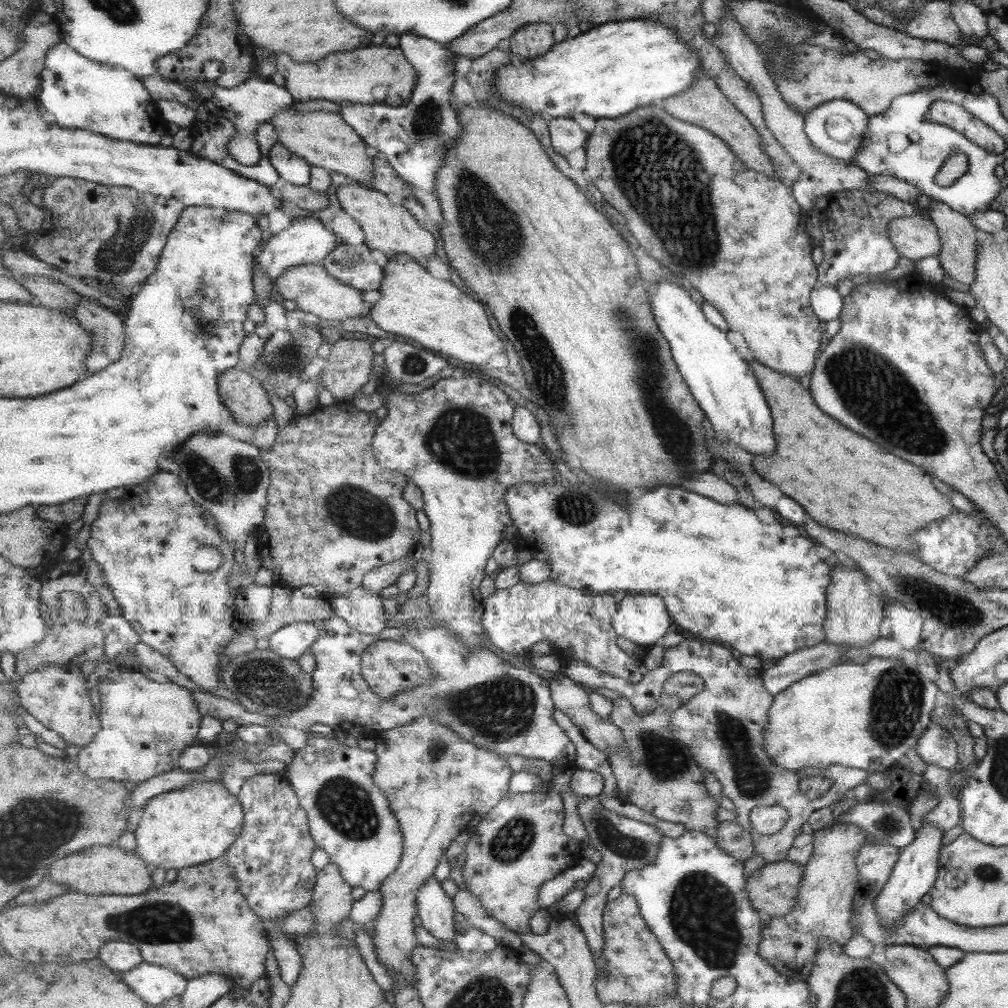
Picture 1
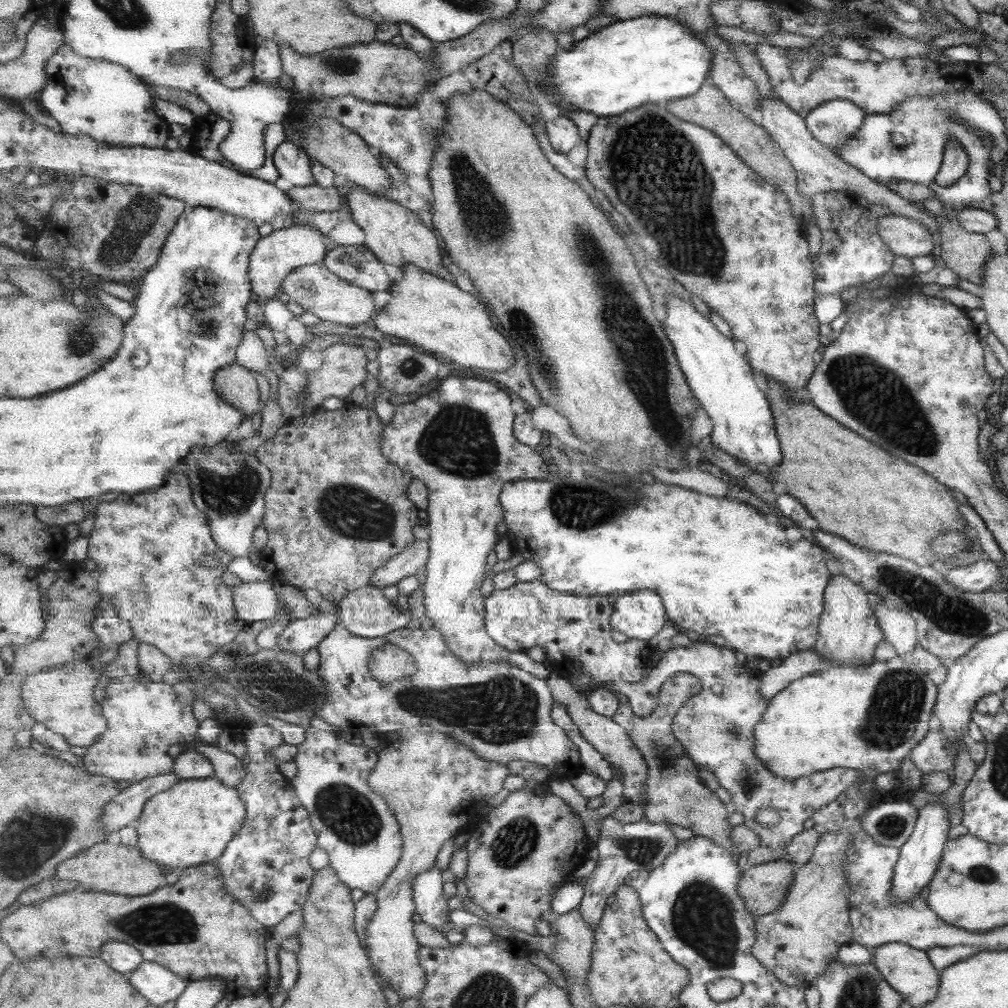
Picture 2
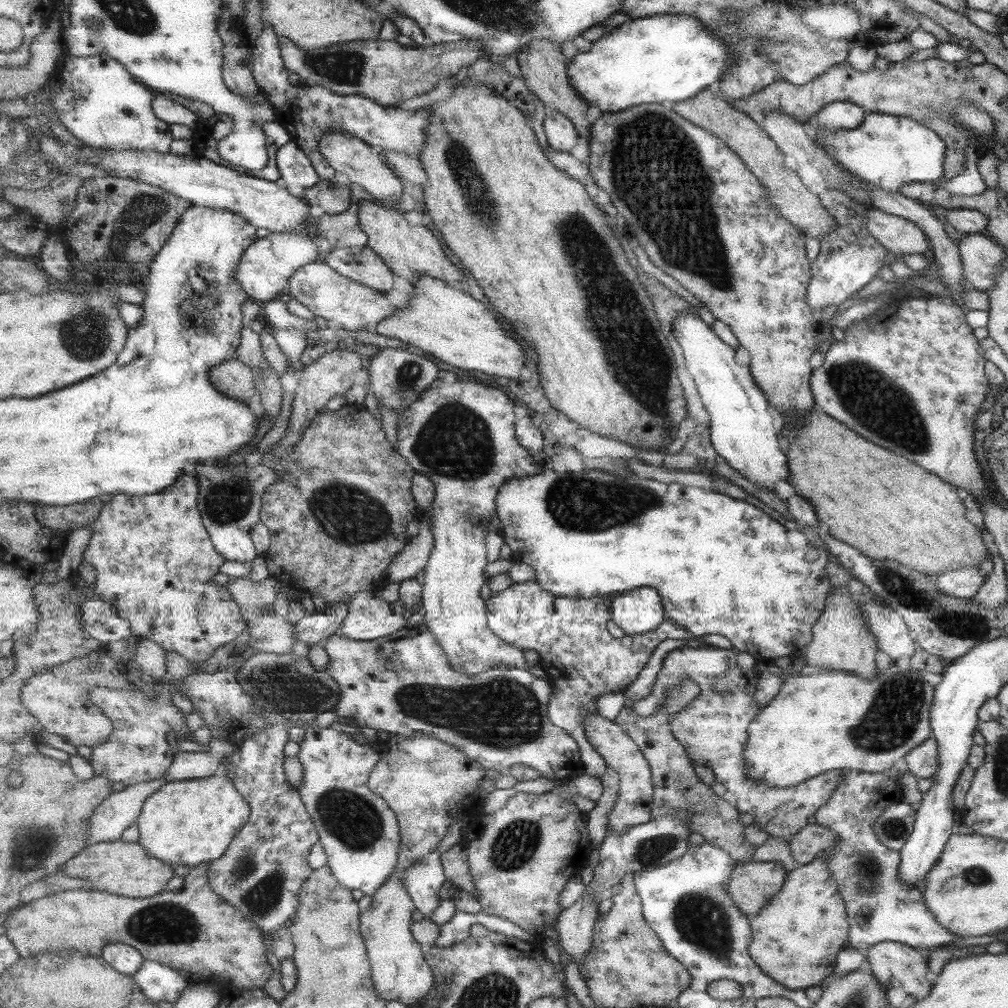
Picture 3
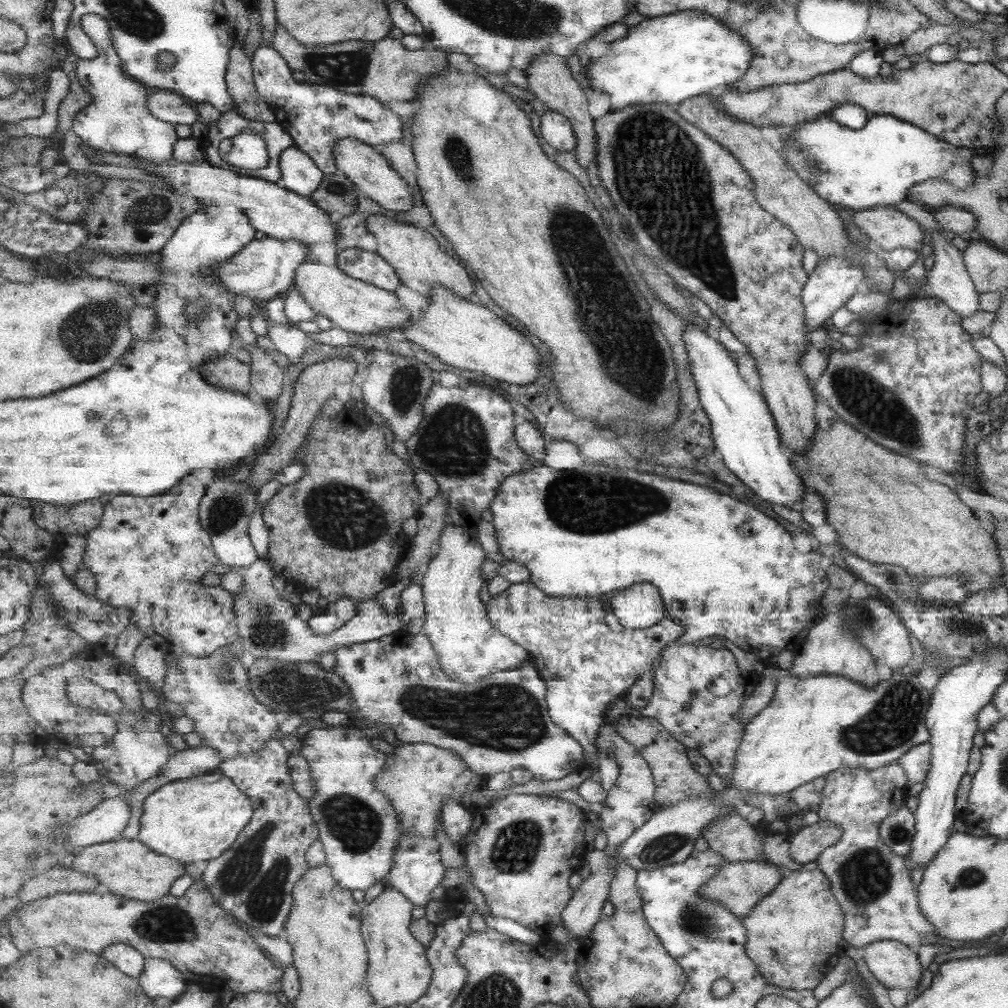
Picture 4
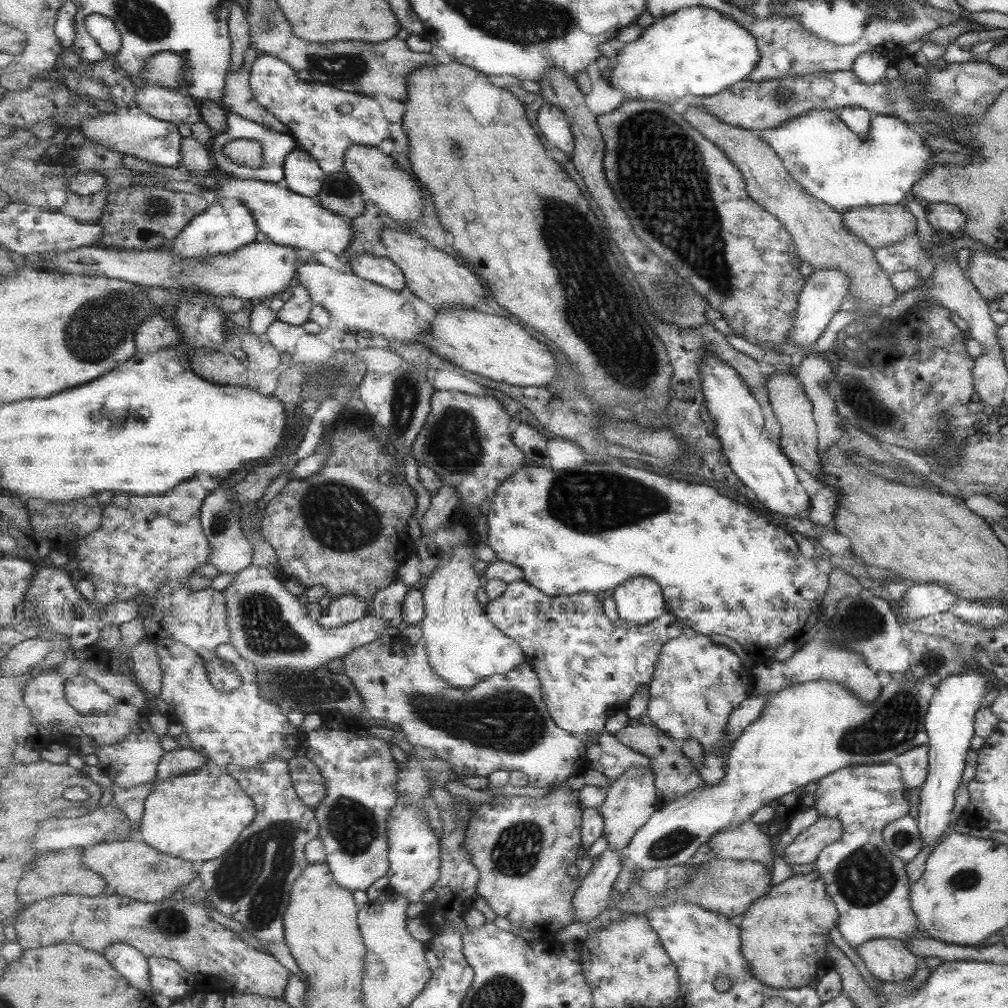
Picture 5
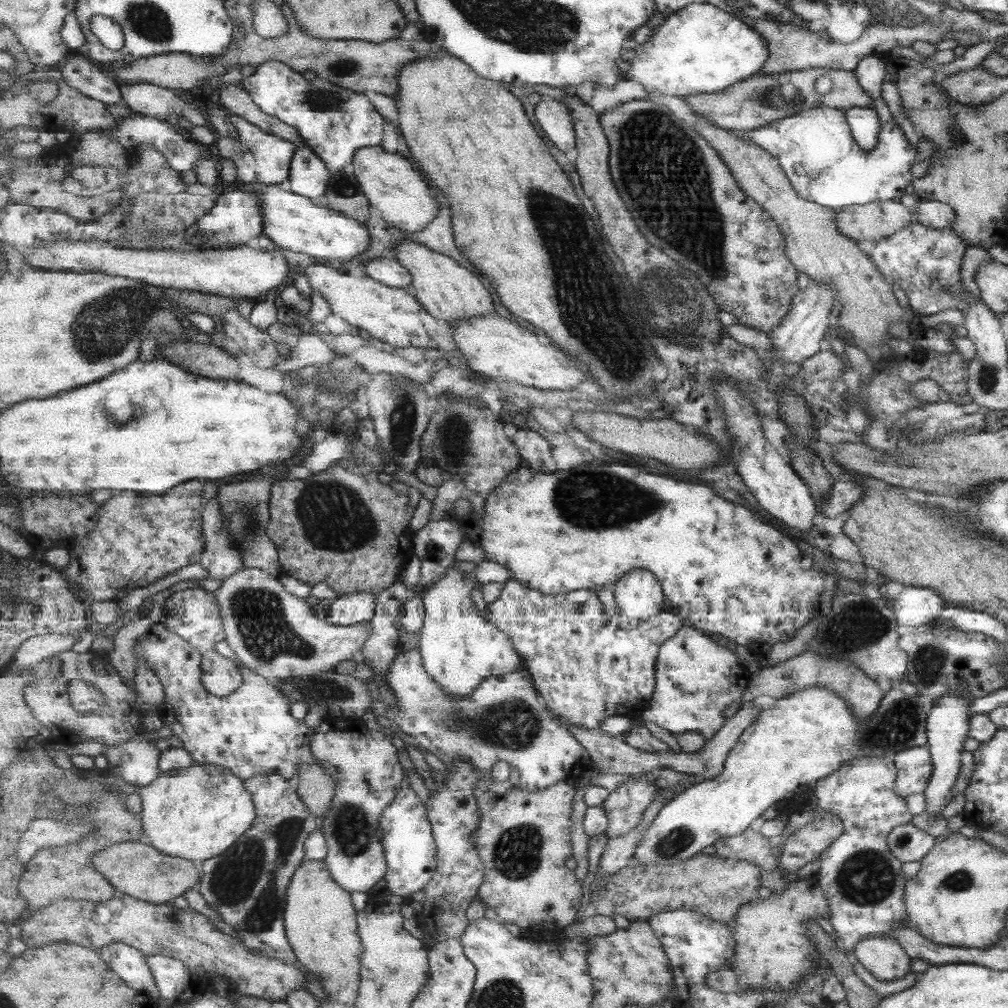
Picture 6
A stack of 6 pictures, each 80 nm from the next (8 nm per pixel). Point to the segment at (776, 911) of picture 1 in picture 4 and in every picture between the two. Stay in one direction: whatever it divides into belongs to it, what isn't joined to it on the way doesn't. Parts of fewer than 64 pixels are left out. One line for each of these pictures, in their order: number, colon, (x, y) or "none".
2: (764, 887)
3: (752, 885)
4: (740, 886)

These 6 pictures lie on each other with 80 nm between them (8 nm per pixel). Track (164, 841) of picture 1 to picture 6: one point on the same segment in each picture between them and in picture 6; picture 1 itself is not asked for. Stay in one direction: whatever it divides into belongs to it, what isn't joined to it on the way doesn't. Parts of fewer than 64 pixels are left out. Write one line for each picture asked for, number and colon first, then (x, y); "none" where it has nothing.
2: (193, 823)
3: (188, 822)
4: (200, 818)
5: (199, 816)
6: (197, 813)

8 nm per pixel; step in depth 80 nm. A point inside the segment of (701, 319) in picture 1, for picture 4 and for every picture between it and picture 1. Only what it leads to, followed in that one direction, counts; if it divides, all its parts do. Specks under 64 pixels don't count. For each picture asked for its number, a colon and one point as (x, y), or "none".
2: (723, 380)
3: (743, 432)
4: (743, 430)

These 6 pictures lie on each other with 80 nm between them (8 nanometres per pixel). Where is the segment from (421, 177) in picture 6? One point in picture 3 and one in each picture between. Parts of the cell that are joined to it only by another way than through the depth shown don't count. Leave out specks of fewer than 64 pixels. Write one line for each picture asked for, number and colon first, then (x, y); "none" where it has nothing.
3: (346, 153)
4: (371, 172)
5: (396, 192)

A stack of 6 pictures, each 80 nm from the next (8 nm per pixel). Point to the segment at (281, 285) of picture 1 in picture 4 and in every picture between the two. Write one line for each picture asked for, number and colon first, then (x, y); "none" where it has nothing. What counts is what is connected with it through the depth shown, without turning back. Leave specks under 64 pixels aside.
2: (315, 288)
3: (325, 292)
4: (357, 306)

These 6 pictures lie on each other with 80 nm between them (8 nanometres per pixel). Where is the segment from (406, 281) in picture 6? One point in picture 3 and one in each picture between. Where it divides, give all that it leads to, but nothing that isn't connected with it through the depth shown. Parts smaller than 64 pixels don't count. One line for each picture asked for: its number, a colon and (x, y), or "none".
3: (361, 264)
4: (370, 267)
5: (382, 270)

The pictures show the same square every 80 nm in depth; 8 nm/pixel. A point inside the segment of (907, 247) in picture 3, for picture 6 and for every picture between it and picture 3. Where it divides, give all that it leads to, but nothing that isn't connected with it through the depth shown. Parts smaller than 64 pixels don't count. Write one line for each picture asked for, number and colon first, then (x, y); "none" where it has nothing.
4: (889, 228)
5: (877, 226)
6: (877, 220)

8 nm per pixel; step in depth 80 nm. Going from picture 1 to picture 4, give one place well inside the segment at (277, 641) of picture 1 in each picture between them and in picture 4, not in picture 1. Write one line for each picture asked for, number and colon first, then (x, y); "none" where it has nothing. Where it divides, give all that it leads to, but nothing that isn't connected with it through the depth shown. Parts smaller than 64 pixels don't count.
2: (301, 635)
3: (311, 629)
4: (339, 613)

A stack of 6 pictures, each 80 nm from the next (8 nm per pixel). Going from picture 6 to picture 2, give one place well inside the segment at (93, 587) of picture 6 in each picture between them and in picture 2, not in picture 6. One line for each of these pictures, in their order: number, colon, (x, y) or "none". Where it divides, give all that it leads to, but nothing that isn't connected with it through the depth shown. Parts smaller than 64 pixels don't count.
2: (150, 569)
3: (157, 567)
4: (149, 555)
5: (153, 545)

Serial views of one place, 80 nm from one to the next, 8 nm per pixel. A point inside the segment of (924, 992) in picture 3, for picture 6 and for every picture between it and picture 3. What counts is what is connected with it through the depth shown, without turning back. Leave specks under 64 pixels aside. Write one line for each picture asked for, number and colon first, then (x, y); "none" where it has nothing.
4: (894, 965)
5: (889, 960)
6: (881, 955)

